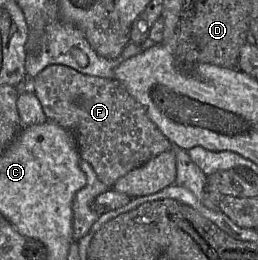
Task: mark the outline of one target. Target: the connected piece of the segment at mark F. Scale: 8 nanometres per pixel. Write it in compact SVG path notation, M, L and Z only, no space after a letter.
M61 64L49 65L33 78L34 94L48 121L73 133L80 158L91 164L109 188L131 170L171 149L171 142L149 118L145 107L116 79L83 74Z

